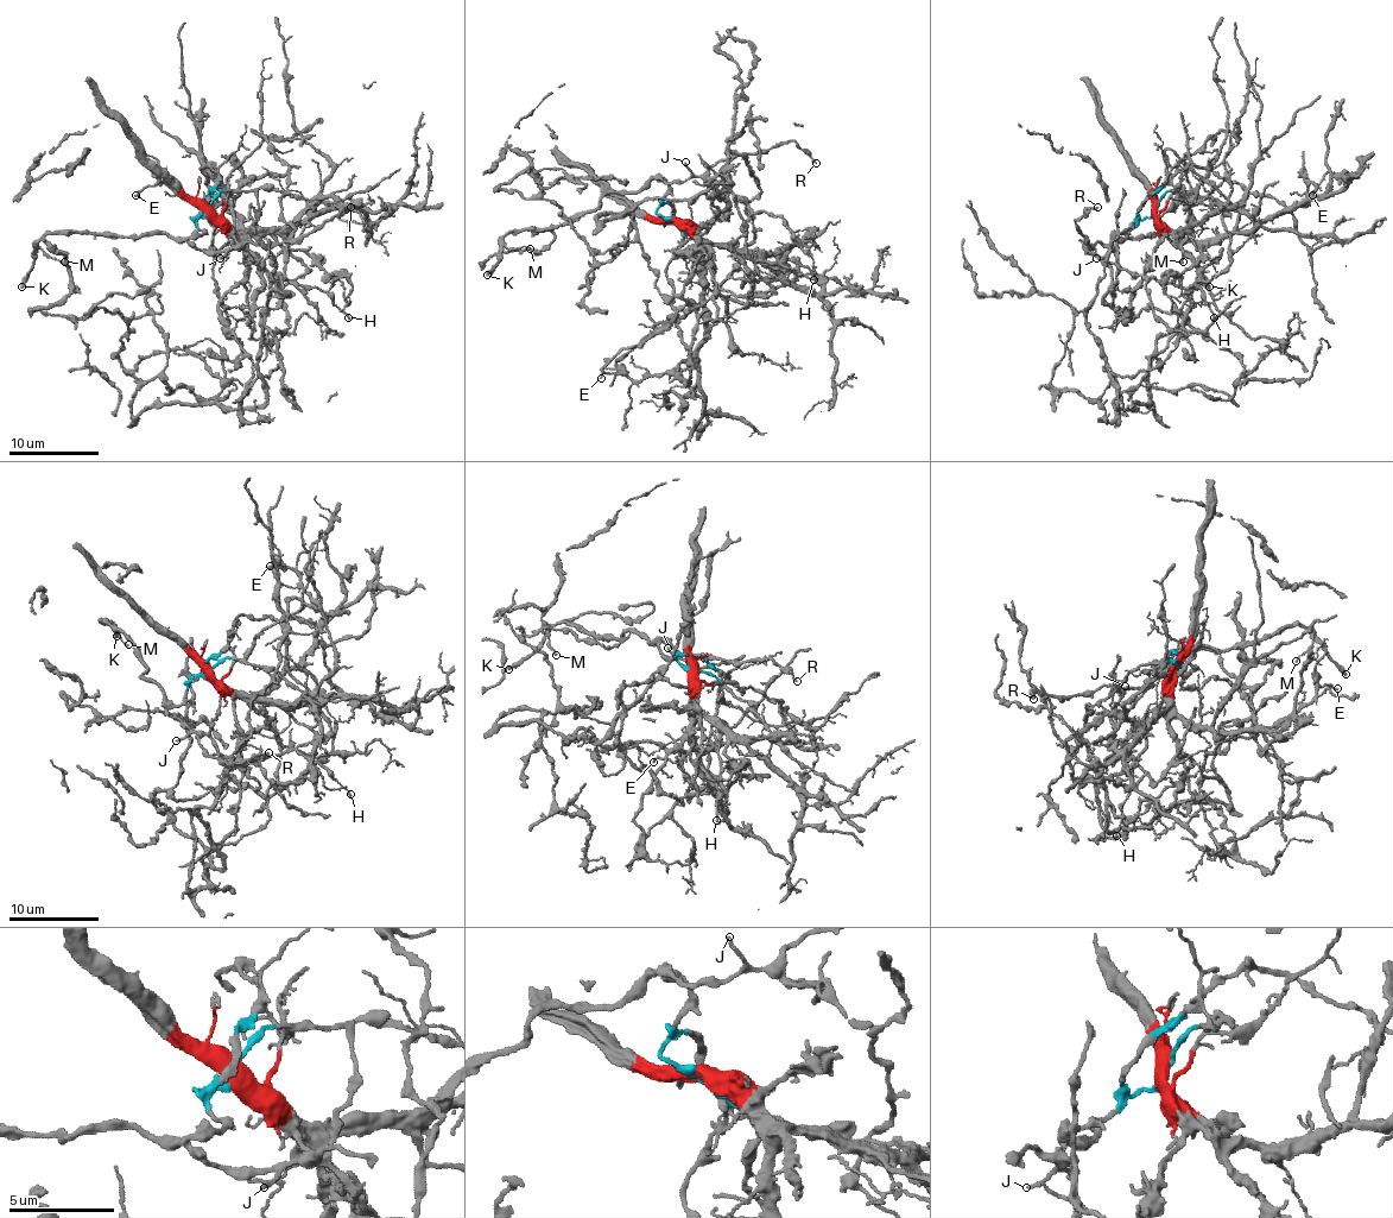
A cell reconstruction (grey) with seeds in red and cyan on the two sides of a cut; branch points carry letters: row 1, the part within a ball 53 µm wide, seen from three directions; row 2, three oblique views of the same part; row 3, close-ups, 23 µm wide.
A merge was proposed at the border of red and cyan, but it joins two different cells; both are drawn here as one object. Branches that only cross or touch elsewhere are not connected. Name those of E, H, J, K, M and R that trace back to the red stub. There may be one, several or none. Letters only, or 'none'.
E

